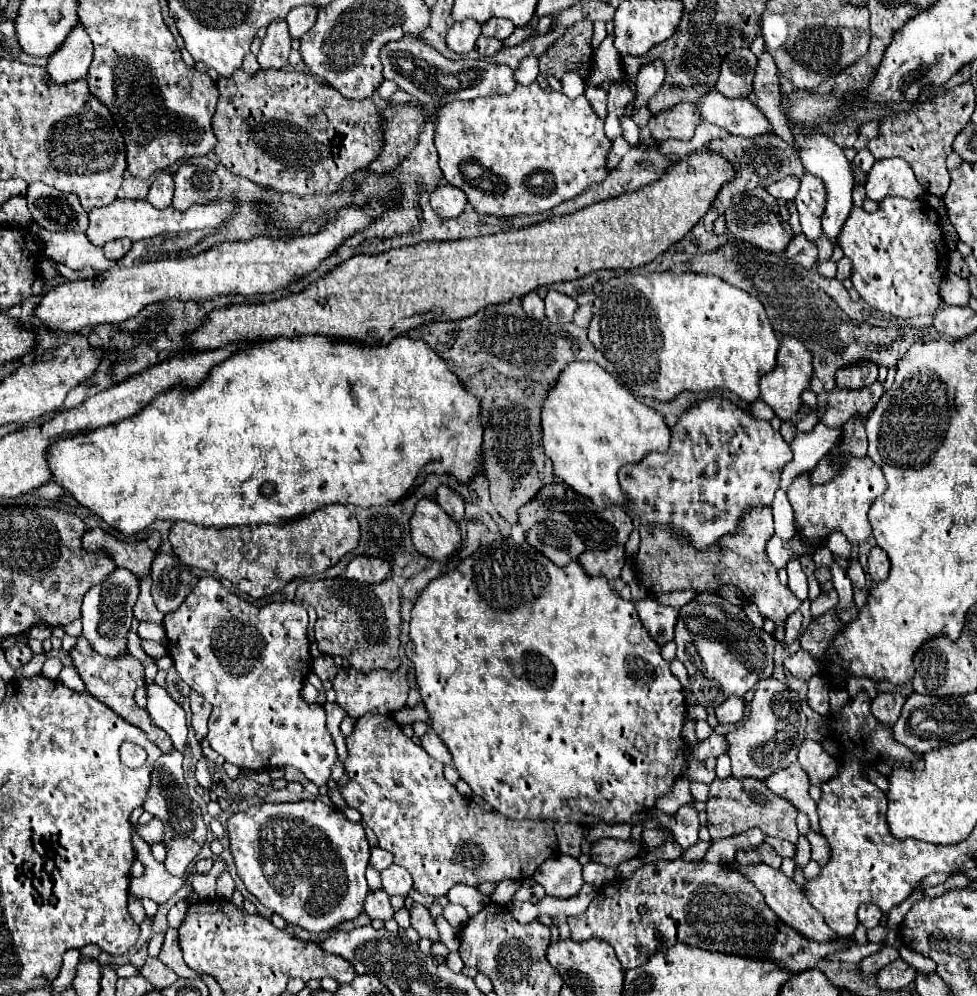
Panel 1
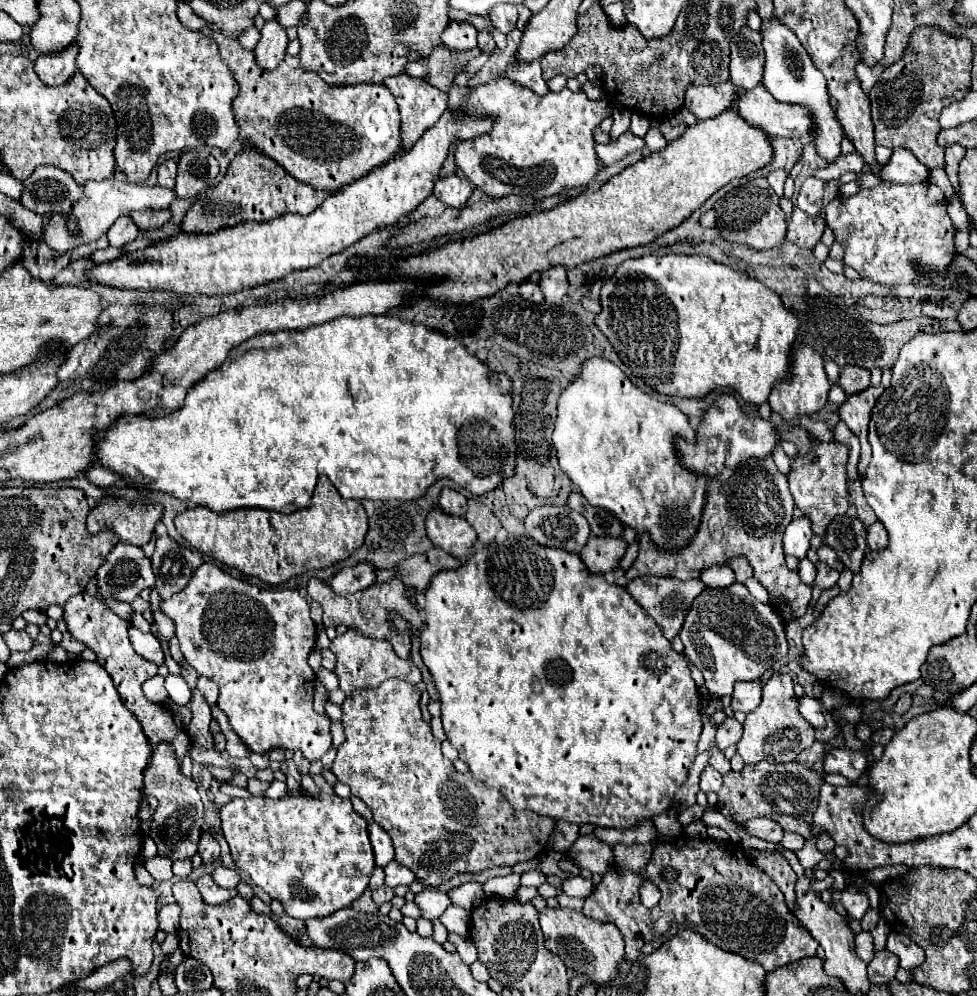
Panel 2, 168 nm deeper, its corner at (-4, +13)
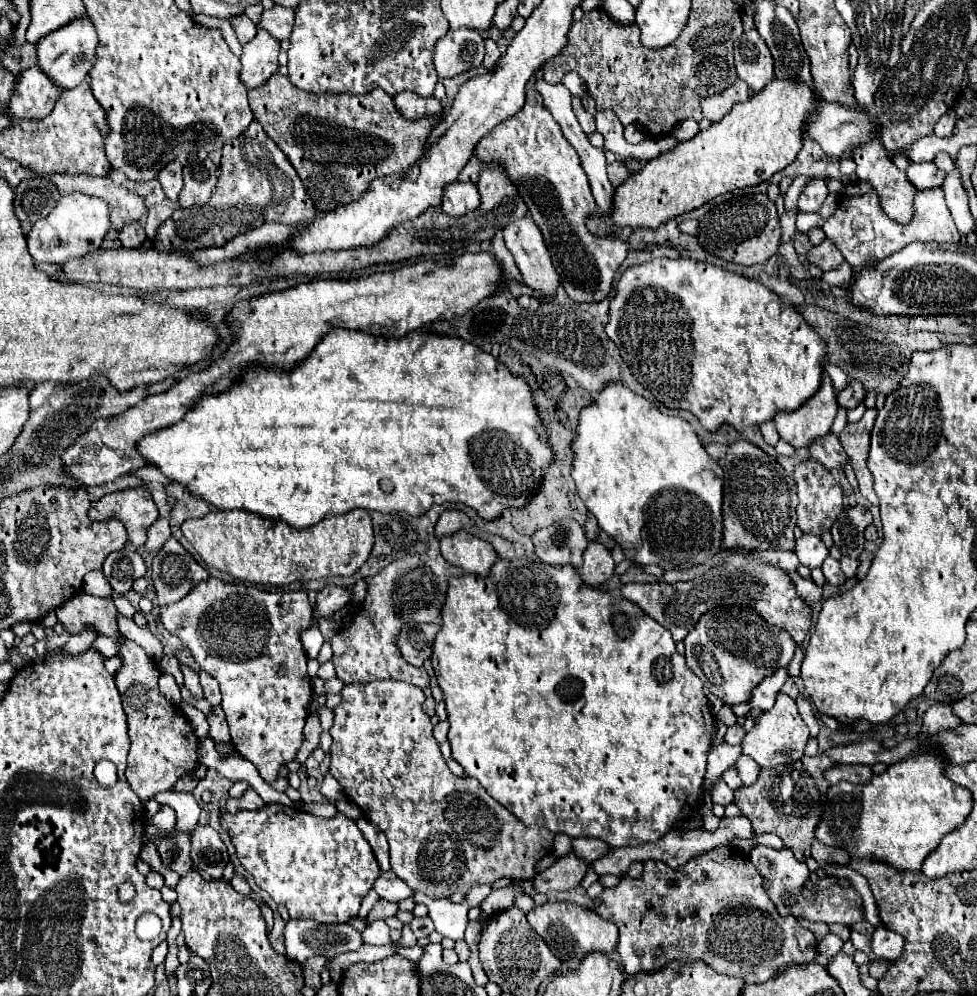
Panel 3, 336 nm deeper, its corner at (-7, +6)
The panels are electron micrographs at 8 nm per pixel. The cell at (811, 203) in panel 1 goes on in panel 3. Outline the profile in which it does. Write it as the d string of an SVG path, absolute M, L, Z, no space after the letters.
M813 177L811 183L805 187L803 195L799 195L799 201L797 201L797 207L799 211L819 211L819 207L823 205L825 197L827 197L827 185L821 177Z

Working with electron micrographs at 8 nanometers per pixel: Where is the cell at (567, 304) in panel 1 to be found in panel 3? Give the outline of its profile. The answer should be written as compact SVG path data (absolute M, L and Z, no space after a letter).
M525 217L525 219L519 219L519 221L511 223L511 225L507 225L503 235L505 235L505 245L513 253L515 263L517 263L525 283L533 291L539 291L543 295L545 303L553 303L555 301L555 291L557 291L557 287L561 283L559 283L559 273L555 271L555 265L551 261L551 253L549 253L545 241L543 241L543 235L541 235L539 227L533 223L531 217Z

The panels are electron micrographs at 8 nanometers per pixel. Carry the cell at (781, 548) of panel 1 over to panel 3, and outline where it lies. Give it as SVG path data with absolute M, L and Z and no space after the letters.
M801 535L797 539L795 555L797 555L801 565L805 565L809 569L815 569L815 567L821 567L821 563L829 555L829 551L823 545L821 537L817 537L817 535Z

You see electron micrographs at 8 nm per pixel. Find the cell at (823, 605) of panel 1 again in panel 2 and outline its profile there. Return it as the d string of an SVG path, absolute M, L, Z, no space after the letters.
M818 562L816 568L818 568L818 576L816 576L816 582L814 582L814 584L816 584L820 590L832 588L832 586L838 582L838 576L840 576L838 570L830 568L830 566L824 564L824 562Z

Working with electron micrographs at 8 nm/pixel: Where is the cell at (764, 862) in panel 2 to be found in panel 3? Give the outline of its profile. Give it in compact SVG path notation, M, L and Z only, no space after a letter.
M799 919L799 923L801 923L803 927L807 927L809 931L813 931L817 939L821 939L823 935L829 933L829 927L827 927L825 923L815 923L815 921L807 921L807 919Z

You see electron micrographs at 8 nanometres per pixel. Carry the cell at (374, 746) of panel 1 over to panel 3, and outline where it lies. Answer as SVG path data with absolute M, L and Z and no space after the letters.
M375 681L375 683L353 683L353 685L347 685L343 687L341 691L341 705L335 707L335 725L331 727L331 737L333 737L333 745L331 745L331 761L333 761L333 777L339 781L339 785L343 787L345 795L357 803L363 811L363 815L373 823L377 825L387 841L389 841L389 847L391 847L391 871L395 871L413 891L421 891L429 897L449 897L453 895L453 891L467 891L469 887L475 887L475 885L483 885L483 883L495 883L497 879L501 877L521 877L521 879L533 879L535 871L535 863L549 855L551 853L551 847L553 847L553 833L547 829L547 827L527 827L525 823L521 823L507 807L503 807L501 803L497 803L475 779L471 777L455 777L441 751L439 751L439 743L435 741L433 737L433 723L429 719L429 715L423 711L423 701L425 701L425 693L415 687L415 685L409 685L409 683L403 683L403 681Z

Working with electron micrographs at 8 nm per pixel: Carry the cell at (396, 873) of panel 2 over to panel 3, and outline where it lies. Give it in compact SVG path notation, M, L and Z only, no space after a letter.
M387 871L387 873L381 873L379 879L375 881L373 889L379 893L381 899L387 899L387 901L401 901L405 897L413 897L413 891L411 887L407 887L407 883L403 883L403 879L399 879L393 871Z

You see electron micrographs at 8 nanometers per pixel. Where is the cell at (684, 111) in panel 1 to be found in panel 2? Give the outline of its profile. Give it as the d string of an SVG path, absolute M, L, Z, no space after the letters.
M730 80L718 86L690 86L686 90L684 106L698 118L708 120L716 118L716 114L724 112L738 98L738 86Z

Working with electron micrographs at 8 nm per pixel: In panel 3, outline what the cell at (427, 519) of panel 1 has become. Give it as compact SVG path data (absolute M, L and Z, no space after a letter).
M457 531L455 535L443 537L441 555L449 563L463 567L467 573L477 573L477 575L487 575L493 561L497 559L495 549L487 541L467 531Z

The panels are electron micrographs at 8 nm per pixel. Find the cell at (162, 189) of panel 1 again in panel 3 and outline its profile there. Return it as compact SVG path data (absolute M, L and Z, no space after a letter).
M171 161L167 163L167 167L163 167L157 175L161 187L163 187L163 193L167 195L167 199L171 201L177 201L179 197L179 191L183 189L183 179L181 179L181 163L179 161Z

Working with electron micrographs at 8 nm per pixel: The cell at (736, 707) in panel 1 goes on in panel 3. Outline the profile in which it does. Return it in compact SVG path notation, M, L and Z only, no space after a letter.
M777 669L773 675L763 679L763 683L759 683L759 687L755 687L755 691L751 691L751 699L749 699L751 711L753 709L761 709L761 711L771 709L777 693L781 691L787 677L789 677L787 669Z

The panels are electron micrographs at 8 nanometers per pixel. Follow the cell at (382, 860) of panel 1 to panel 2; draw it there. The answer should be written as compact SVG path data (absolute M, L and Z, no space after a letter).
M368 822L368 836L374 848L374 856L376 856L376 866L384 868L388 862L394 860L394 848L390 842L390 836L384 832L384 828L376 822Z

